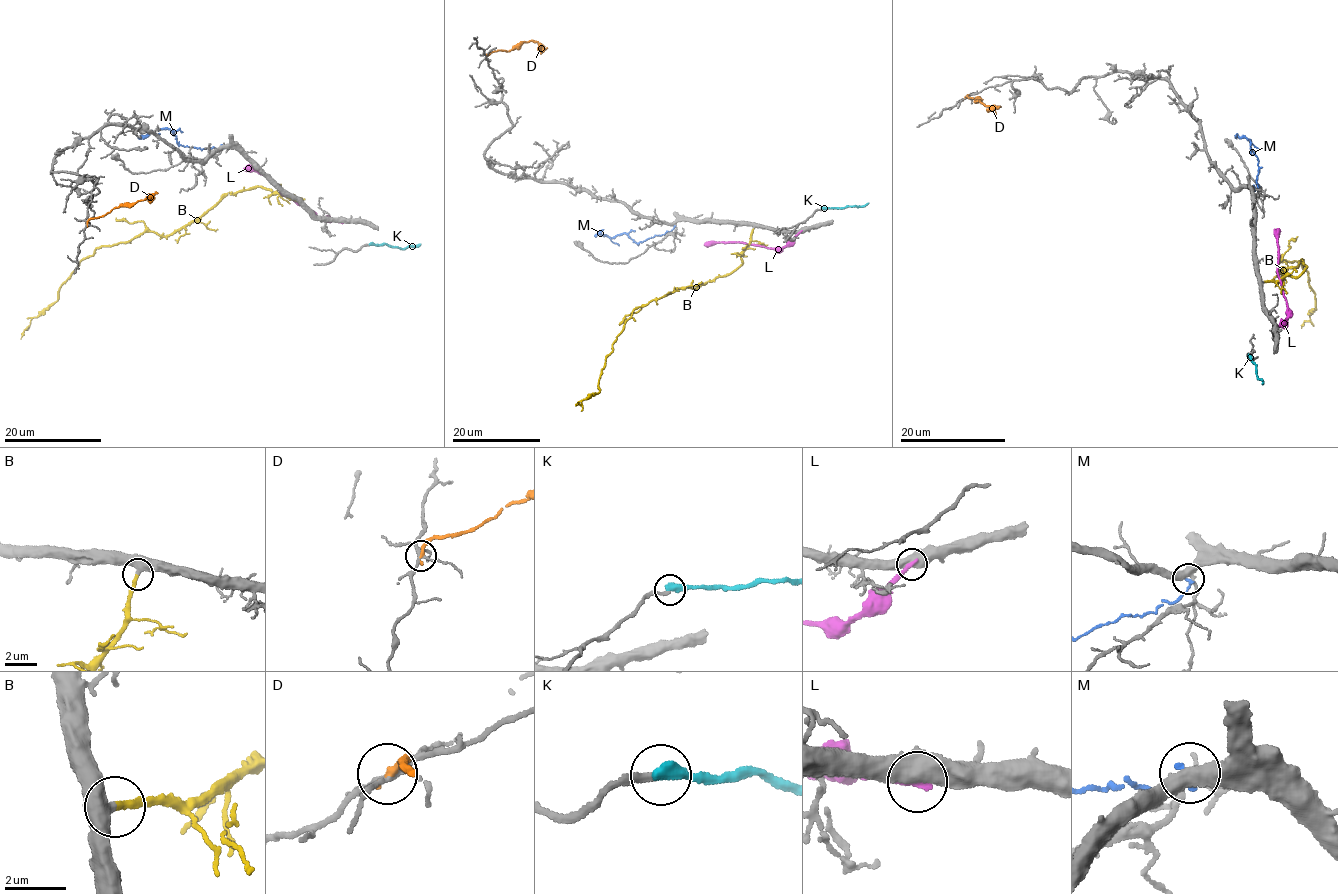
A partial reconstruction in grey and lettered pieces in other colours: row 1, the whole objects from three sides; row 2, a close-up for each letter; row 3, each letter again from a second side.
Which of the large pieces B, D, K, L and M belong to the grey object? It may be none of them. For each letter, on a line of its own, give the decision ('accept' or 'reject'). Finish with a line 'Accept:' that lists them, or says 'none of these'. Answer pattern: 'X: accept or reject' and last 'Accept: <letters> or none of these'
B: accept
D: reject
K: reject
L: reject
M: reject
Accept: B

